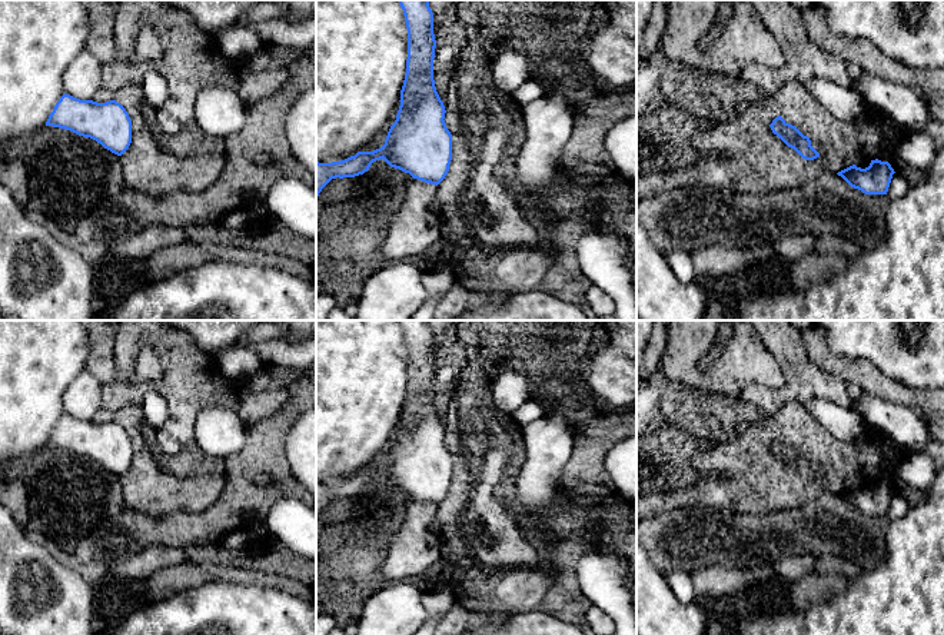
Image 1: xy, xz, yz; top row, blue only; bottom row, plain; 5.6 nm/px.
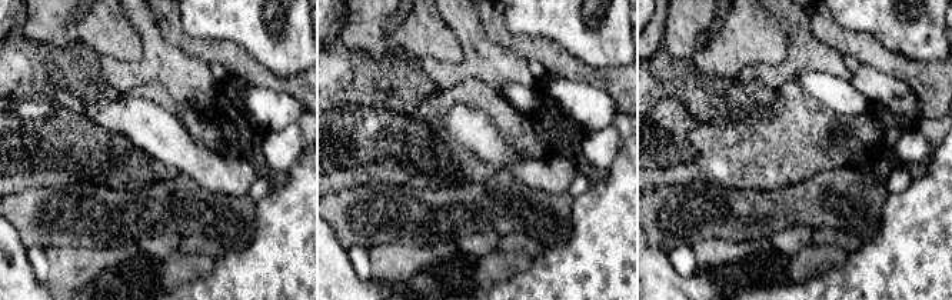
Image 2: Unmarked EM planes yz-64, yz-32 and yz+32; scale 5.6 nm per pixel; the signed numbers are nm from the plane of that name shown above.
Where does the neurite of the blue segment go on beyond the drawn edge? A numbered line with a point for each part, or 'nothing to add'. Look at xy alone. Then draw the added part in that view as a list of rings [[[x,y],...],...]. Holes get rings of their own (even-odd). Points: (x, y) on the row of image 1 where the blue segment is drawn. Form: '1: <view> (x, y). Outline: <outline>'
nothing to add

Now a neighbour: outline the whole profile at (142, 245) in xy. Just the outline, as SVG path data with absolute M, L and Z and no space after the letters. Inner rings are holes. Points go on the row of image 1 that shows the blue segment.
M153 225L123 242L107 246L112 256L129 259L139 265L159 249L183 243L186 240L189 239L183 227Z

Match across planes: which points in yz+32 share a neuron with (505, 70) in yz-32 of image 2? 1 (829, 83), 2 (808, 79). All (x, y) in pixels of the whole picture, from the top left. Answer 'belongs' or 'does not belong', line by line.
1: does not belong
2: does not belong

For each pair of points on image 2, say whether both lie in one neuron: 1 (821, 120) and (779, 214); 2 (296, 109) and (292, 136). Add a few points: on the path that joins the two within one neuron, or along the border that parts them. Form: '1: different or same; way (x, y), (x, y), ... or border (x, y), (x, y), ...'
1: different; border (822, 169), (796, 183), (759, 192)
2: different; border (296, 123), (280, 130), (266, 132)

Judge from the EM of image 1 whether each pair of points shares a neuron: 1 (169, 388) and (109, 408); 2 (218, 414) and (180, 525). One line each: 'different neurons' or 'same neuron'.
1: same neuron
2: different neurons

